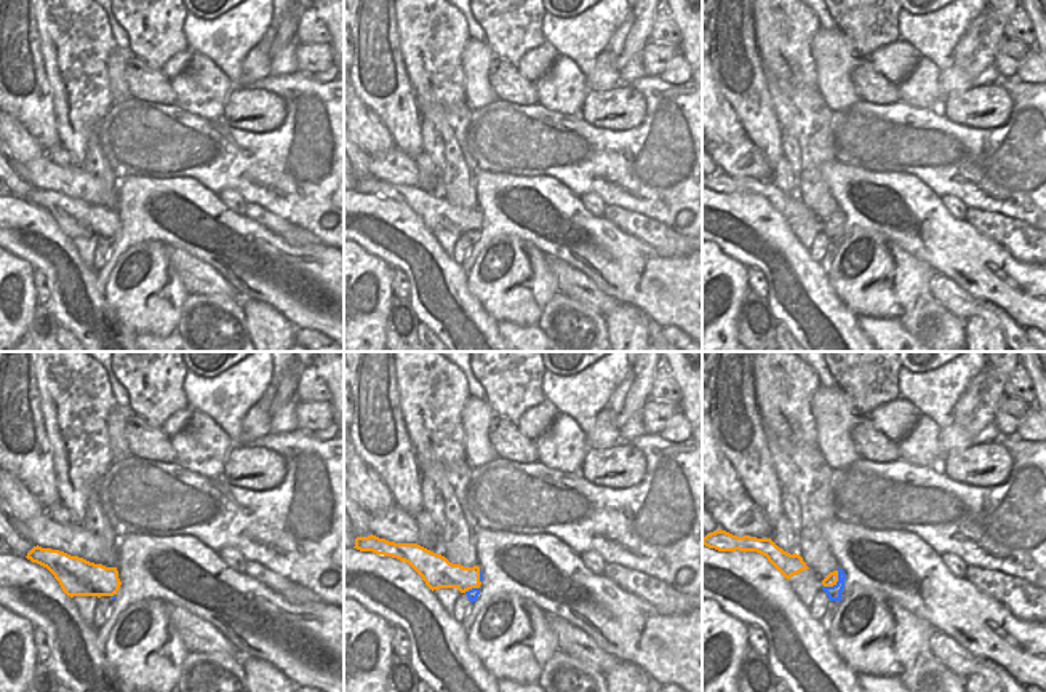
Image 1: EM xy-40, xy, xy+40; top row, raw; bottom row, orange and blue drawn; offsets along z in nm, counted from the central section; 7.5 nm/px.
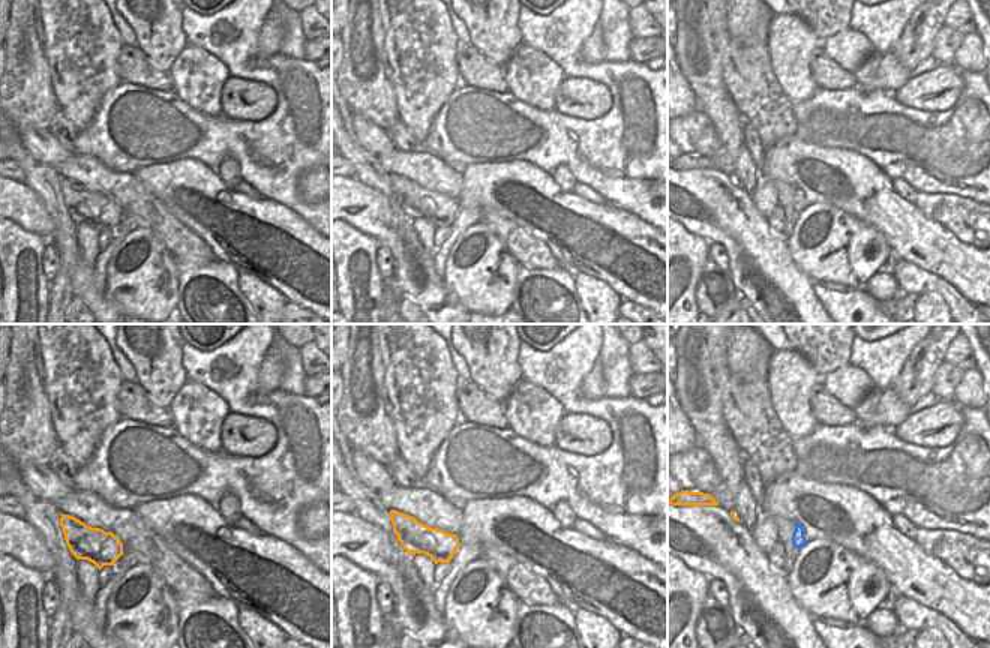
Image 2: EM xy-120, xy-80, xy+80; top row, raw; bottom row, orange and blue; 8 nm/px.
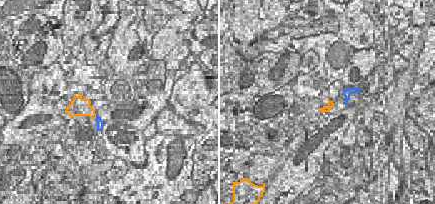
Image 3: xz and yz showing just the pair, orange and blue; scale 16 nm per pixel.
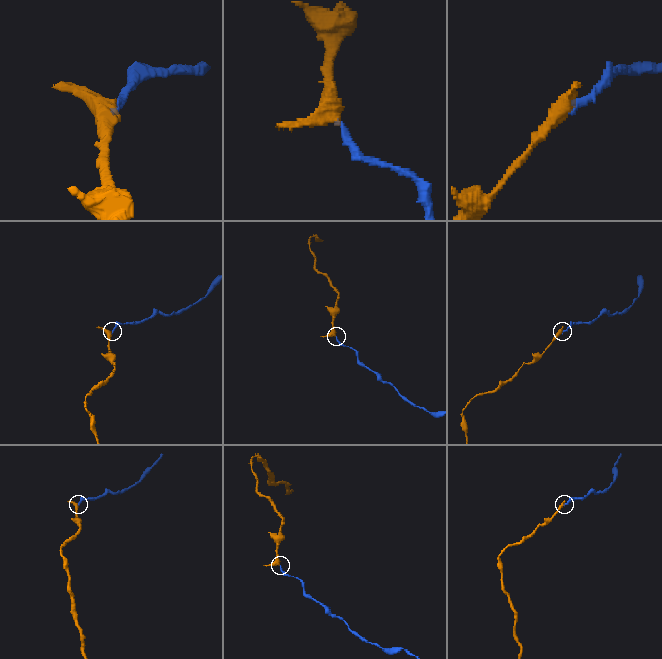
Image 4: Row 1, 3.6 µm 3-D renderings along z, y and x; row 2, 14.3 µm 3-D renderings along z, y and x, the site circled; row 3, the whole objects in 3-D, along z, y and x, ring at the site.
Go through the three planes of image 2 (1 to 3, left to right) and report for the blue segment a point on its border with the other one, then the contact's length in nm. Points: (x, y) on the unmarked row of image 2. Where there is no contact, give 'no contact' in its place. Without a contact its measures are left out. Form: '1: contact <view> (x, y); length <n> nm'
1: no contact
2: no contact
3: no contact

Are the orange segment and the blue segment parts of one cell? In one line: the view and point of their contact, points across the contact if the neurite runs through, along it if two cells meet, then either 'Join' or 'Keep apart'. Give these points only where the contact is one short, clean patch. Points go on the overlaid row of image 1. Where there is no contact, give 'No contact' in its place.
Touches orange at xy+40 (835, 582). Boundary: xy+40 (837, 569), (837, 580), (824, 587). Keep apart

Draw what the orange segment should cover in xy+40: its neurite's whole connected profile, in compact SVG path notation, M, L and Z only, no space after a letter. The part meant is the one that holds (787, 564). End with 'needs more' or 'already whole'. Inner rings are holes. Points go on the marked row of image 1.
M715 531L702 535L702 545L718 551L757 551L768 558L768 561L788 580L792 575L809 569L803 558L796 553L790 555L779 548L771 539L757 539L750 535L737 537L726 531Z; already whole

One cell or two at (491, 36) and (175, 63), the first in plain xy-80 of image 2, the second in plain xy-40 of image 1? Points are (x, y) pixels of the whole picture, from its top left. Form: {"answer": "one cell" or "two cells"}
{"answer": "two cells"}

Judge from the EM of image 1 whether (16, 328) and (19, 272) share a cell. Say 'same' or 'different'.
same

